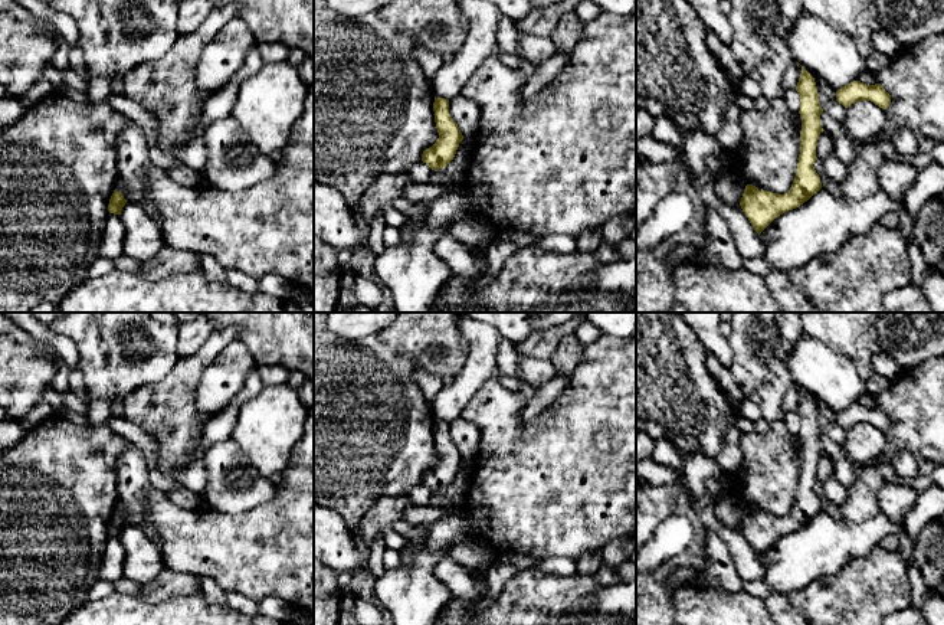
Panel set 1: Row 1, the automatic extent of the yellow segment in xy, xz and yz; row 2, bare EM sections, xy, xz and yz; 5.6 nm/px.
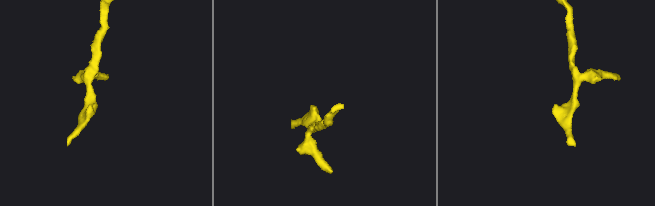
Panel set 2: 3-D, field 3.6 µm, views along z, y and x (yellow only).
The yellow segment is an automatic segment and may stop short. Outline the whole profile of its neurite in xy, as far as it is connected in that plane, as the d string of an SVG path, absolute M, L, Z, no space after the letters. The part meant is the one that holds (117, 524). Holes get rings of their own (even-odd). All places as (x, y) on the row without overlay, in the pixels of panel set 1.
M114 513L109 527L108 527L108 534L114 537L121 537L122 530L125 529L127 523L124 521L121 514Z

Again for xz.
M435 419L433 433L439 461L423 474L422 484L432 493L439 493L453 482L463 458L449 436L449 422Z

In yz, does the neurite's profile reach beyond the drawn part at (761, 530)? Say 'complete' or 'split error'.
complete

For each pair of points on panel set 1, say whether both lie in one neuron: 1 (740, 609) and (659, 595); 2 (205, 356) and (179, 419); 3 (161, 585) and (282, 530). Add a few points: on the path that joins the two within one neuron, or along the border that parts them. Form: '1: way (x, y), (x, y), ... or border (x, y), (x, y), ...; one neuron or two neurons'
1: border (672, 589), (672, 606), (675, 609); two neurons
2: way (189, 372), (179, 388), (179, 403); one neuron
3: border (166, 566), (192, 573), (196, 578); two neurons

